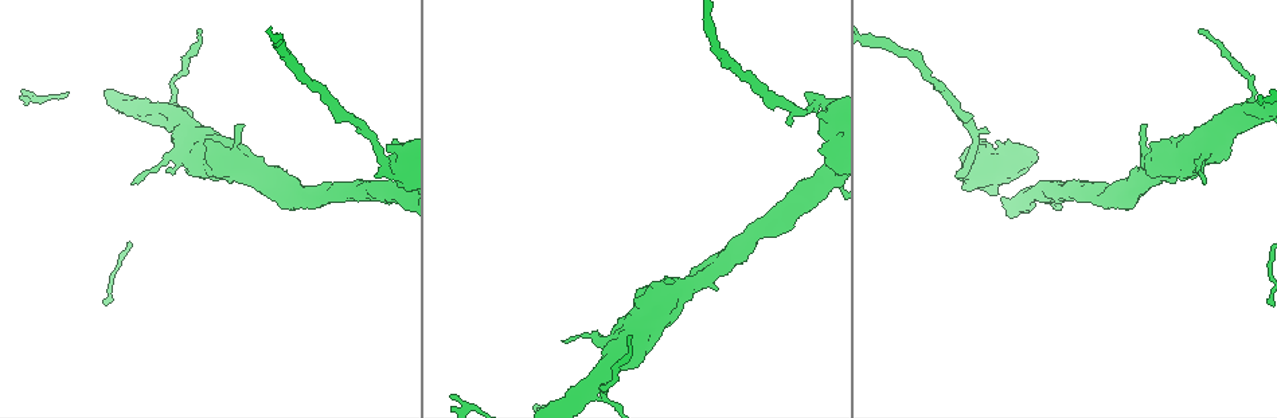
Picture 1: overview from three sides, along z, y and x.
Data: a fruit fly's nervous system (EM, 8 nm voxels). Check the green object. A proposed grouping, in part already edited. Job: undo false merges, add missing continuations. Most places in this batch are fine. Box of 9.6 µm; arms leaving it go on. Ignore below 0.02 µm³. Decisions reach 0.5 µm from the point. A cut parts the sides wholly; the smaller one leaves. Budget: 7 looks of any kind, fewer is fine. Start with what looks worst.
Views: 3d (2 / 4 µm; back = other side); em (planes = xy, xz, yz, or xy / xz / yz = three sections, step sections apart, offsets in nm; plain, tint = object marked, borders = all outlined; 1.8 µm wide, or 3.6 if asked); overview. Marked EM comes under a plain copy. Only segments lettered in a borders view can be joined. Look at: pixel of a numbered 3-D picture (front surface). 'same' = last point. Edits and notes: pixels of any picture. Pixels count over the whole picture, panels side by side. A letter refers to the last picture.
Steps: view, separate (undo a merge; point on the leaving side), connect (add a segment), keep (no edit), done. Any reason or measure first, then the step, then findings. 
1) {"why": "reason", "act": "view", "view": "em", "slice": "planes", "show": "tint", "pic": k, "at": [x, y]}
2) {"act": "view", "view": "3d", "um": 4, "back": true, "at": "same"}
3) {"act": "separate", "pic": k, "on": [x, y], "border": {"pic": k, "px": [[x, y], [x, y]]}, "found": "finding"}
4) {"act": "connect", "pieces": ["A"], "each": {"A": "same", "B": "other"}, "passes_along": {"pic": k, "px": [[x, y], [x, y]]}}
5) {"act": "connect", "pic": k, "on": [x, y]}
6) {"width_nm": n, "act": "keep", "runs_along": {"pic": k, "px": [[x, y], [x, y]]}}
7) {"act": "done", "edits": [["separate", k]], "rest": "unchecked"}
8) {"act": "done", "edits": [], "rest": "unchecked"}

{"why": "sharp bend", "act": "view", "view": "em", "slice": "planes", "show": "tint", "pic": 1, "at": [1244, 108]}

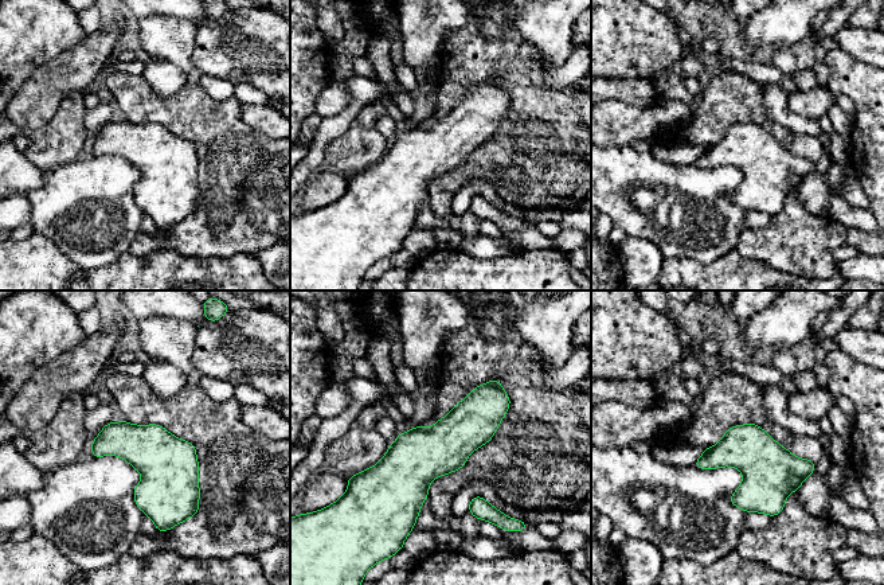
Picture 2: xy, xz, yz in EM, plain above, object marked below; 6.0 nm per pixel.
{"why": "see the neighbours", "act": "view", "view": "em", "slice": "planes", "show": "borders", "at": "same"}

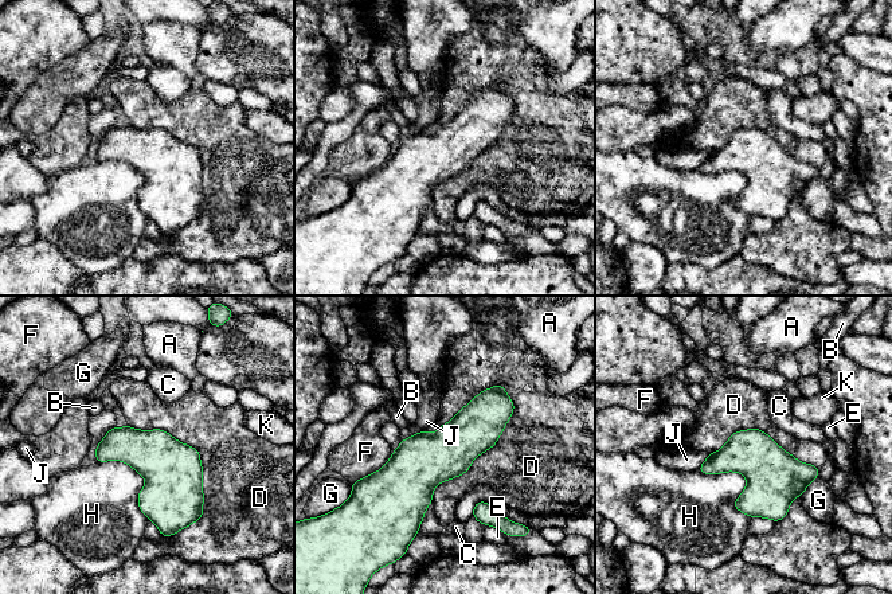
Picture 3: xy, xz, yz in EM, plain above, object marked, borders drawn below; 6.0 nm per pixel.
{"act": "keep", "each": {"A": "other", "B": "other", "C": "other", "D": "other", "E": "other", "F": "other", "G": "other", "H": "other", "J": "other", "K": "other"}, "border": {"pic": 3, "px": [[500, 383], [500, 437], [431, 501]]}, "found": "continuous, no second cell"}

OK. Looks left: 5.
{"why": "tapers out", "act": "view", "view": "em", "slice": "planes", "show": "borders", "pic": 1, "at": [1201, 30]}

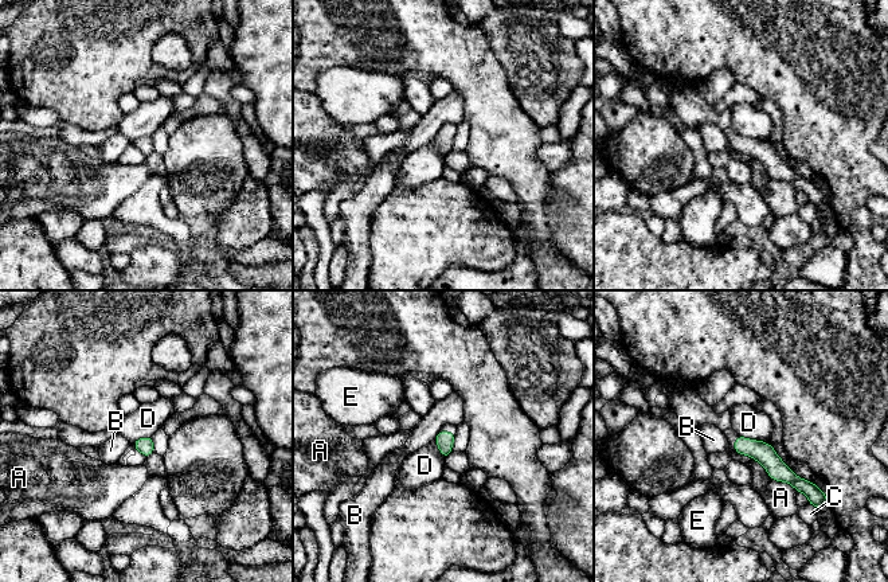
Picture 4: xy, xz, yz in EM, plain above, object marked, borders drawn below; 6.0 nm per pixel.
{"width_nm": 90, "act": "keep", "each": {"A": "other", "B": "other", "C": "other", "D": "other", "E": "other"}, "runs_along": {"pic": 4, "px": [[738, 442], [810, 487]]}, "found": "none of them fits"}

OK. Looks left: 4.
{"why": "free end", "act": "view", "view": "3d", "um": 2, "back": true, "pic": 1, "at": [1146, 125]}

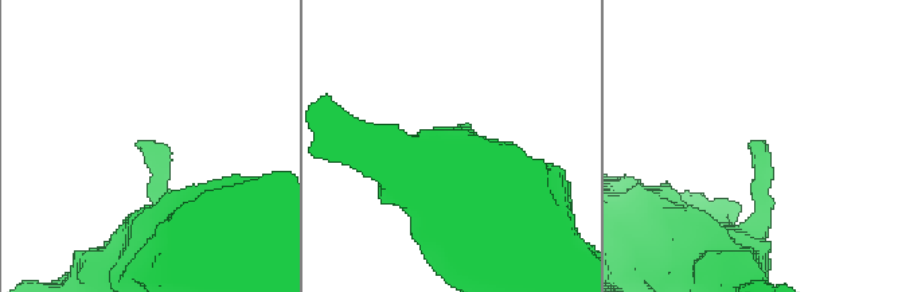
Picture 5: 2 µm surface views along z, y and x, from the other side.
{"act": "view", "view": "em", "slice": "planes", "show": "borders", "pic": 5, "at": [752, 141]}

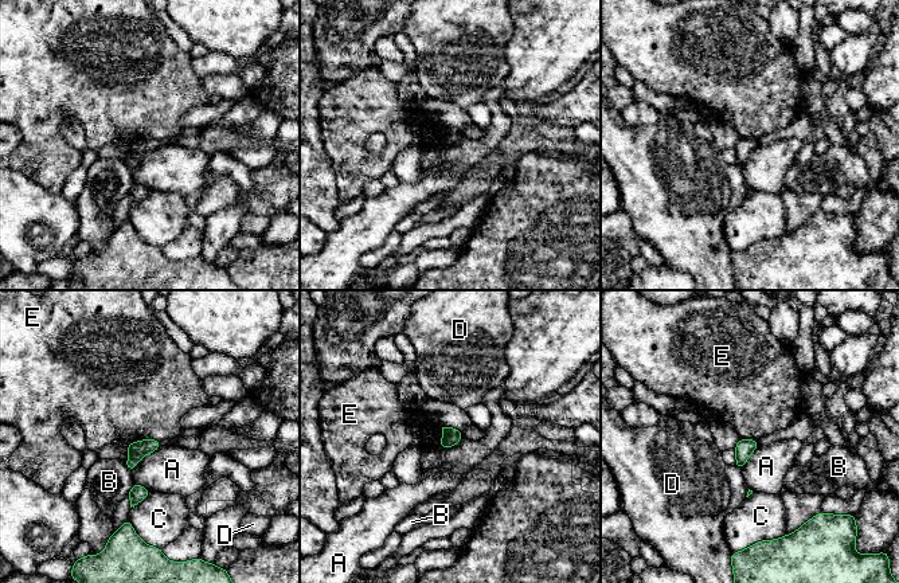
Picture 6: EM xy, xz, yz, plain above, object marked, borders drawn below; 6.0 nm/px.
{"width_nm": 100, "act": "keep", "each": {"A": "other", "B": "other", "C": "other", "D": "other", "E": "other"}, "border": {"pic": 6, "px": [[159, 441], [137, 439], [125, 449]]}, "found": "no lettered segment goes on from it"}

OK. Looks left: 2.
{"act": "done", "edits": [], "rest": "unchecked"}

